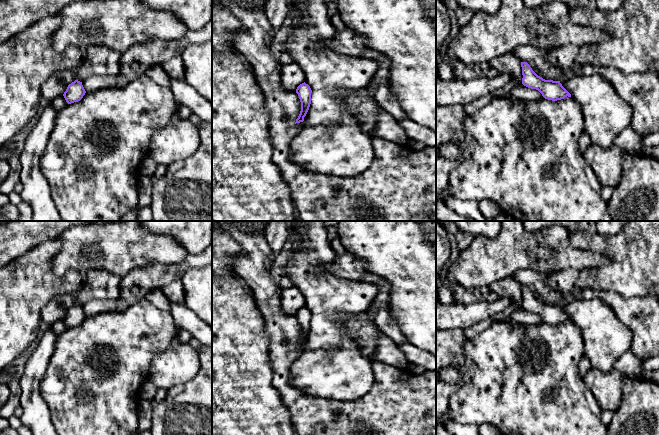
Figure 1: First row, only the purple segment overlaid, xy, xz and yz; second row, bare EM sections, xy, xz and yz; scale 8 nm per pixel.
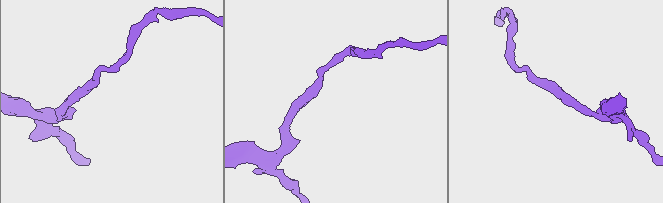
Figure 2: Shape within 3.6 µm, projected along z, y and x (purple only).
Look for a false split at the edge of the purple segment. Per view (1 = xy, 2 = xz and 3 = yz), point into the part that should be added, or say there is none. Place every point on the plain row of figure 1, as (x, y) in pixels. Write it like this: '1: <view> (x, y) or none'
1: none
2: none
3: none

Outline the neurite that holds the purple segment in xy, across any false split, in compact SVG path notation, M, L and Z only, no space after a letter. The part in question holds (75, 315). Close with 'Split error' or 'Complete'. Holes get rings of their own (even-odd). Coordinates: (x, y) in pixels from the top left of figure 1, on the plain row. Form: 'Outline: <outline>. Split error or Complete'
Outline: M75 304L68 309L63 320L68 328L80 325L85 319L86 315L82 309L82 306Z. Complete

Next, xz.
Outline: M304 306L297 311L296 317L298 318L301 326L301 335L298 342L296 343L295 348L304 345L304 341L306 340L311 328L312 314L310 310Z. Complete

